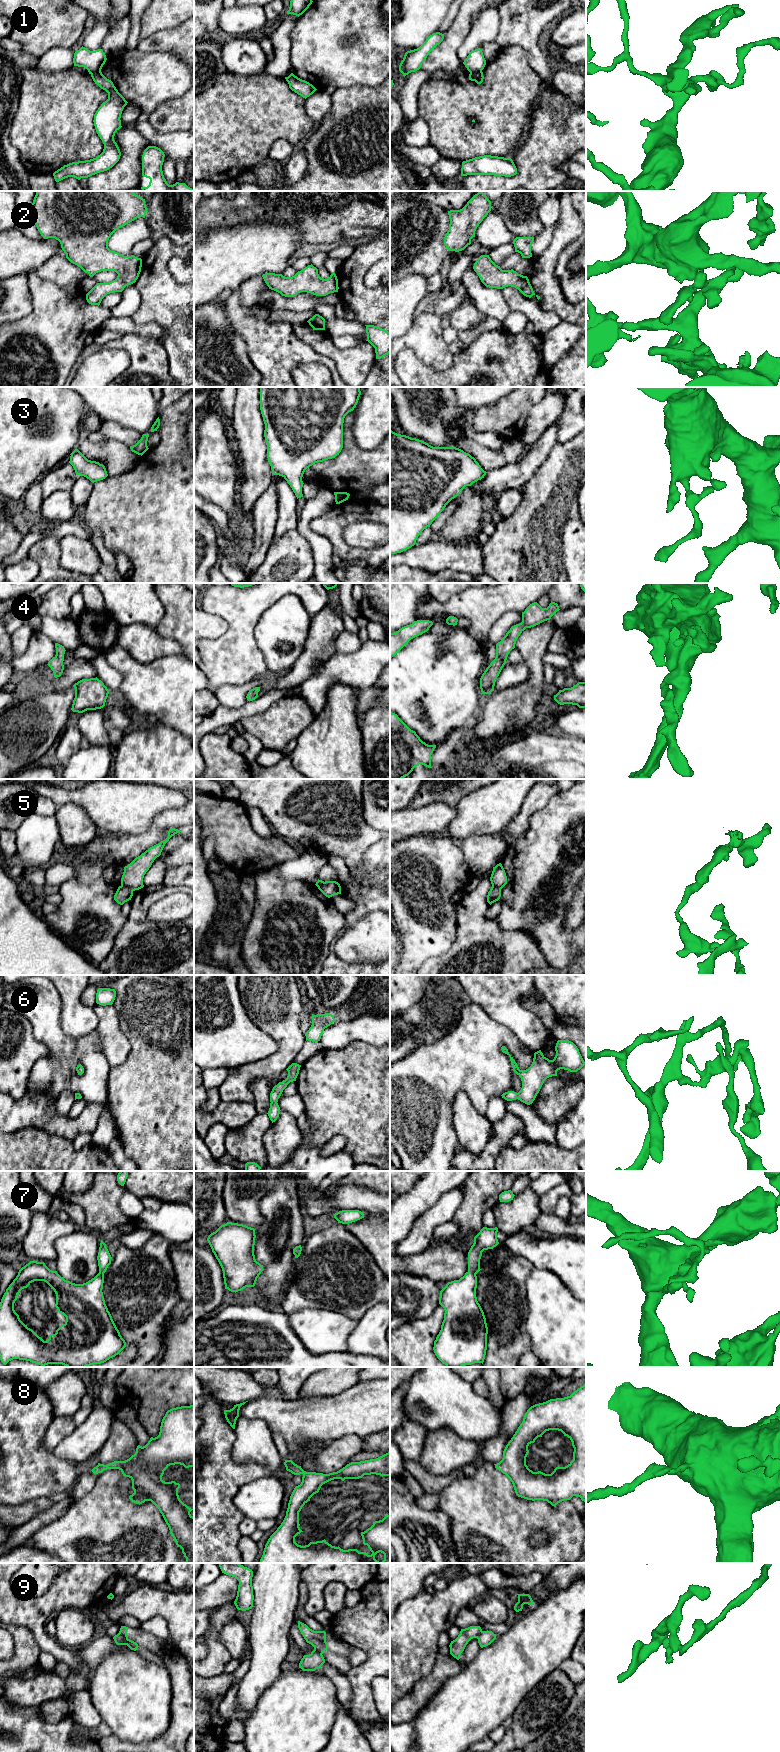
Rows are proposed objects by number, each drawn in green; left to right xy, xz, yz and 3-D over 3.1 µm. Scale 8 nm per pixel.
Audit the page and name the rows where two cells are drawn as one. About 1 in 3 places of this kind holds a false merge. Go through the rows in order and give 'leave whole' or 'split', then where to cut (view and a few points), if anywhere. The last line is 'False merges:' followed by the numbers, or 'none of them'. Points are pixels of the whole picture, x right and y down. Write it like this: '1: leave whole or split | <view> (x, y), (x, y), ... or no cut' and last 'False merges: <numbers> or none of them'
1: split | yz (481, 70), (470, 73)
2: leave whole | no cut
3: leave whole | no cut
4: leave whole | no cut
5: split | xy (121, 885), (127, 886), (132, 891)
6: leave whole | no cut
7: leave whole | no cut
8: leave whole | no cut
9: split | xy (119, 1632), (127, 1639)
False merges: 1, 5, 9

